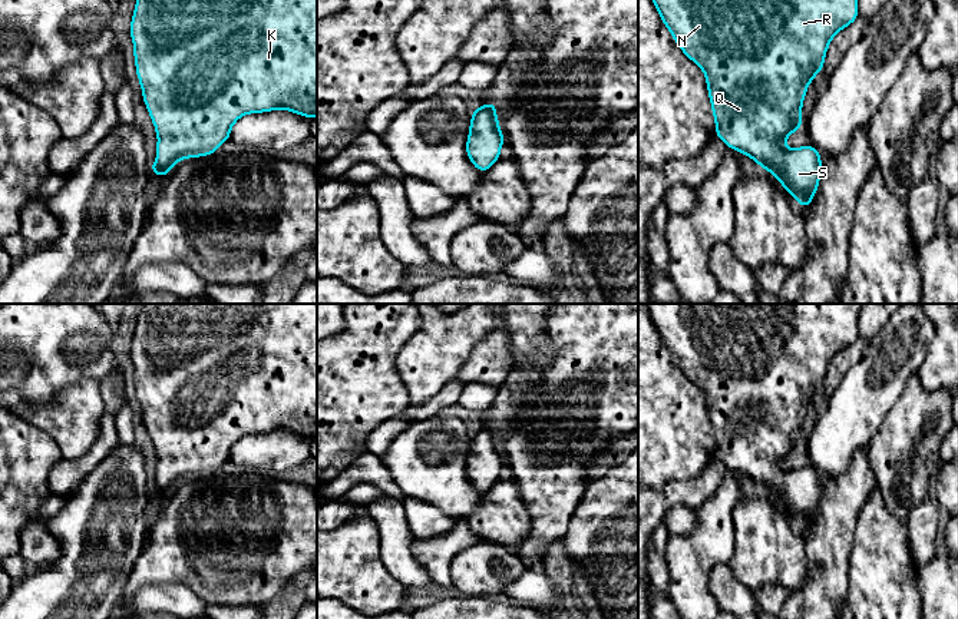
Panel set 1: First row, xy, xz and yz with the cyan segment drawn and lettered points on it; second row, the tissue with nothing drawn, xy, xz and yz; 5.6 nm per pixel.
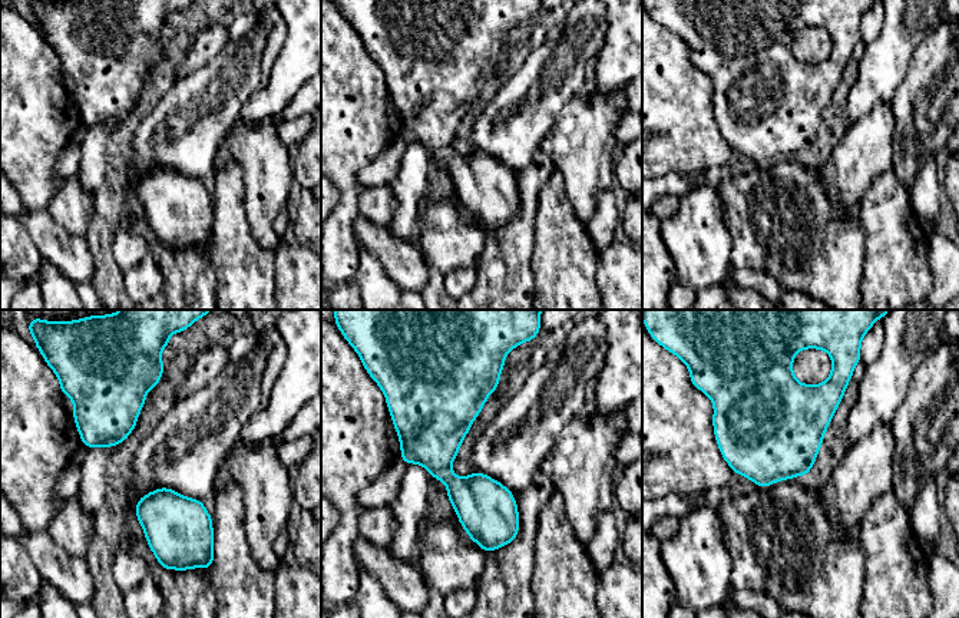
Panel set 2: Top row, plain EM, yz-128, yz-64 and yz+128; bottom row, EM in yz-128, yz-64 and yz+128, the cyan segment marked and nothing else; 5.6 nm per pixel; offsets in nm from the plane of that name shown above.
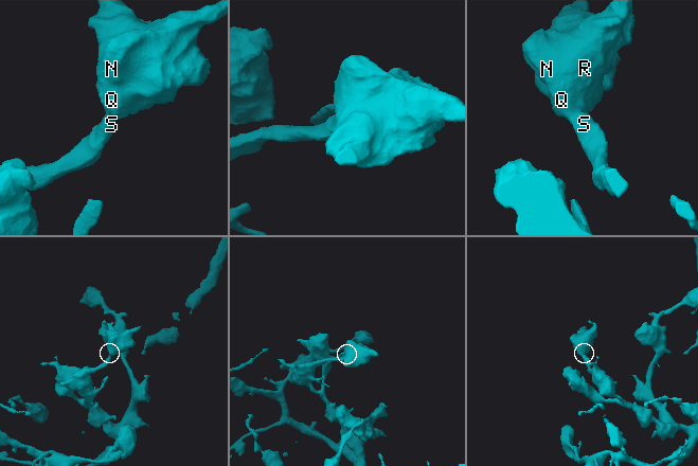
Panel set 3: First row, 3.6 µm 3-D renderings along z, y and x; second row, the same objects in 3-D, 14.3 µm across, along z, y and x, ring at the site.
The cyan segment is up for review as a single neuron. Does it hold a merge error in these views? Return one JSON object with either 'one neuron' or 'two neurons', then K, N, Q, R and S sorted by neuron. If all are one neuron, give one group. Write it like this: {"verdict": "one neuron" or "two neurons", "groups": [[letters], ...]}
{"verdict": "one neuron", "groups": [["K", "N", "Q", "R", "S"]]}

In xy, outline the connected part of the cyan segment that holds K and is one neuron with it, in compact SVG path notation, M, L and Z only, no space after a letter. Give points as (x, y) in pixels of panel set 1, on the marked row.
M136 0L129 34L142 97L158 135L158 159L151 165L151 173L165 178L182 159L215 153L229 140L232 125L247 113L285 109L308 119L317 117L317 0Z

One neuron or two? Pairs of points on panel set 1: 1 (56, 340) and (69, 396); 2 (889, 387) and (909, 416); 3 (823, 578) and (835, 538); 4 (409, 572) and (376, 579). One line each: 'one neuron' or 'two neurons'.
1: two neurons
2: two neurons
3: one neuron
4: two neurons

